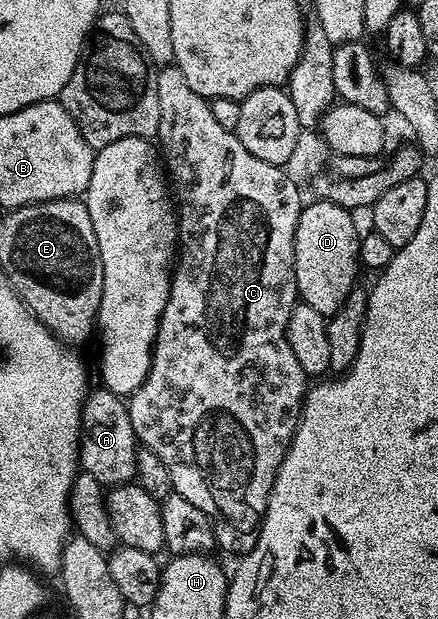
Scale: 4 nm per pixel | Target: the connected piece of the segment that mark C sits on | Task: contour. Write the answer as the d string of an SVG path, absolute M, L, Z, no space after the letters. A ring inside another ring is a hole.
M166 65L157 69L157 90L159 91L159 127L156 140L159 142L159 153L163 158L172 192L179 202L177 219L179 256L175 261L167 307L163 307L159 331L153 344L153 358L151 367L147 371L147 379L143 379L141 386L131 394L127 401L131 427L135 427L138 442L144 448L155 451L155 455L159 455L160 461L167 466L167 471L171 474L173 492L183 495L183 499L188 499L190 503L195 503L195 507L199 507L199 511L207 515L207 519L213 525L216 548L218 550L221 548L225 553L244 555L250 553L257 542L257 532L261 530L261 521L265 517L269 492L297 430L307 392L307 378L303 367L299 367L299 359L295 359L295 351L291 351L291 343L287 343L285 338L291 311L299 304L293 260L295 259L295 227L299 223L303 200L301 201L301 193L297 190L296 183L284 173L286 170L282 166L272 165L263 159L255 159L255 155L251 155L251 151L247 151L247 147L239 143L234 130L222 127L215 120L209 101L195 95L195 90L188 85L187 78L183 75L183 71L179 71L177 65Z

